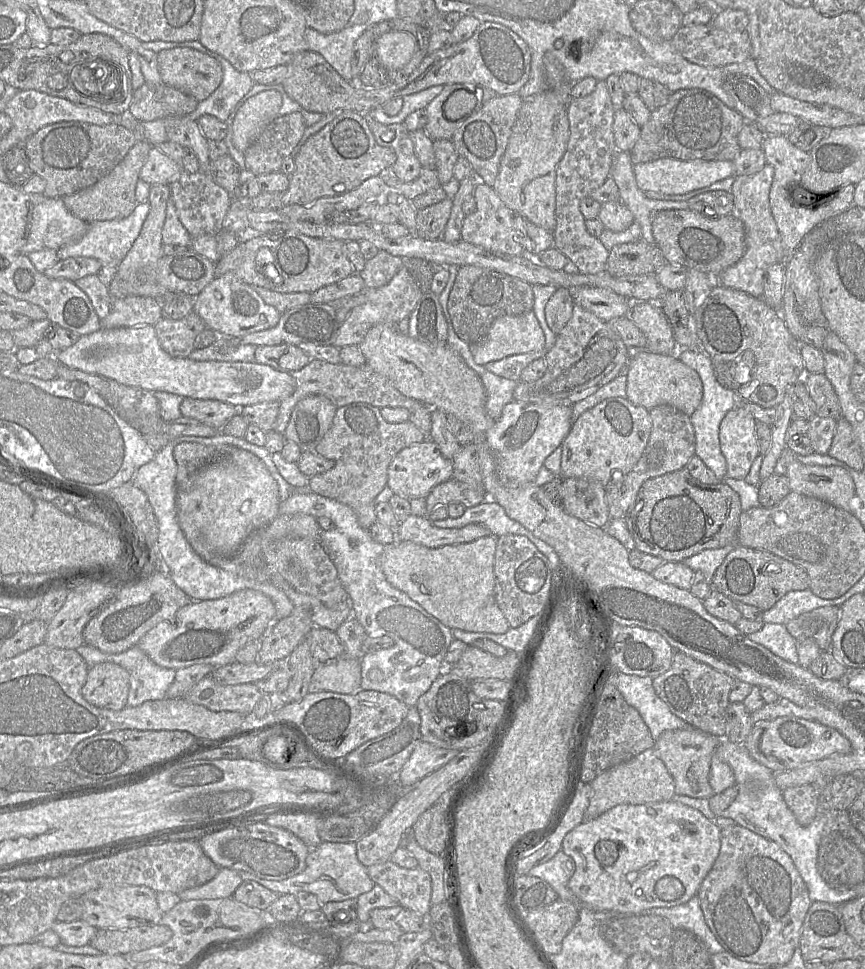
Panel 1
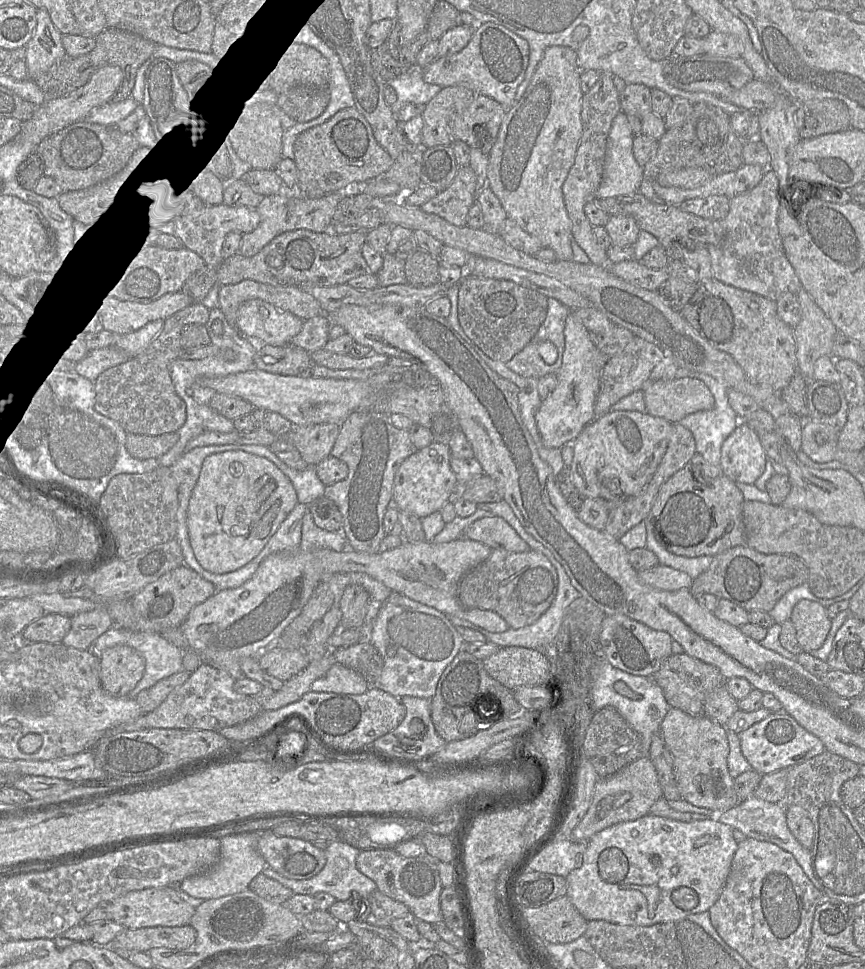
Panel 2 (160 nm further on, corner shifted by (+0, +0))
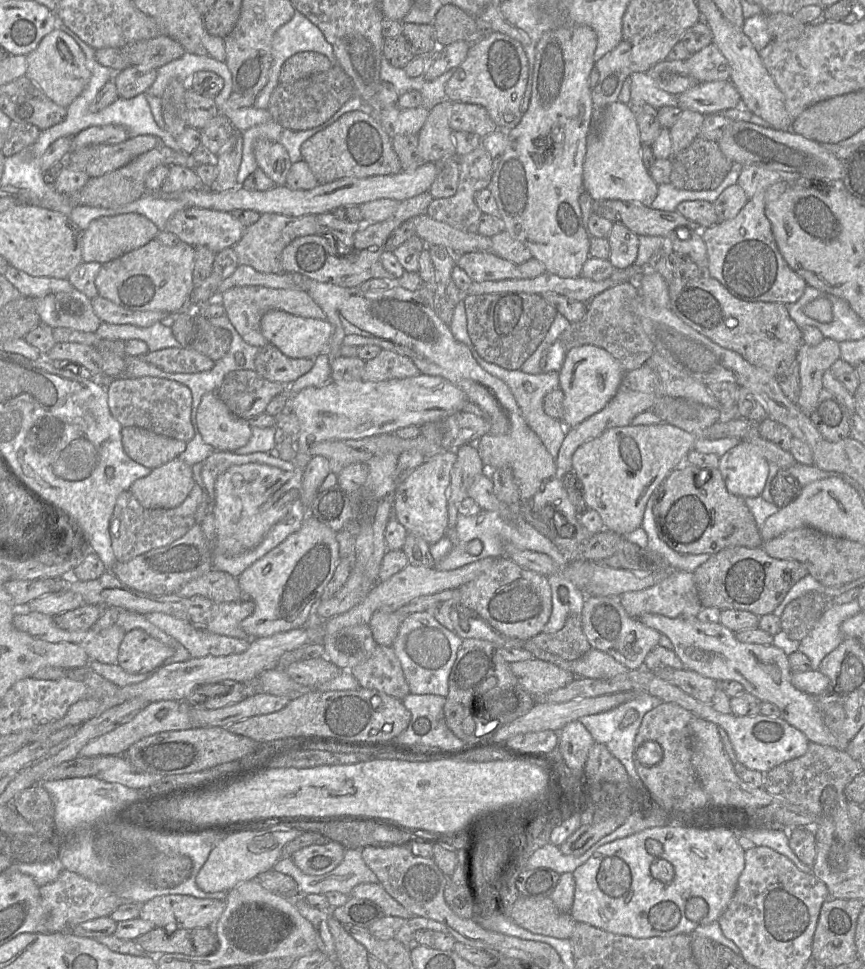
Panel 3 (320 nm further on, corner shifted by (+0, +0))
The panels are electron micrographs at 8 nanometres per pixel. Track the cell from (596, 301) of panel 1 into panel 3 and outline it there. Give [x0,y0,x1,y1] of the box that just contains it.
[455,252,520,282]

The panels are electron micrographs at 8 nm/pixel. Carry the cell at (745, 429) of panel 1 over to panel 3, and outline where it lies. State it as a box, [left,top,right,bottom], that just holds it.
[718,440,769,498]

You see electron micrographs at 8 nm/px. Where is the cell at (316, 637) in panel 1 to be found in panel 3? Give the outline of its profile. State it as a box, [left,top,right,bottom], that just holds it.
[348,645,410,700]

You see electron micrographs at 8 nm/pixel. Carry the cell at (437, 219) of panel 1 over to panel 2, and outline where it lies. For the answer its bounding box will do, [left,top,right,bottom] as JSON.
[420,166,477,226]

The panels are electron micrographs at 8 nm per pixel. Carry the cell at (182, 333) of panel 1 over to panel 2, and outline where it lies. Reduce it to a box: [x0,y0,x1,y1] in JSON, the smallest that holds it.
[94,302,210,436]

